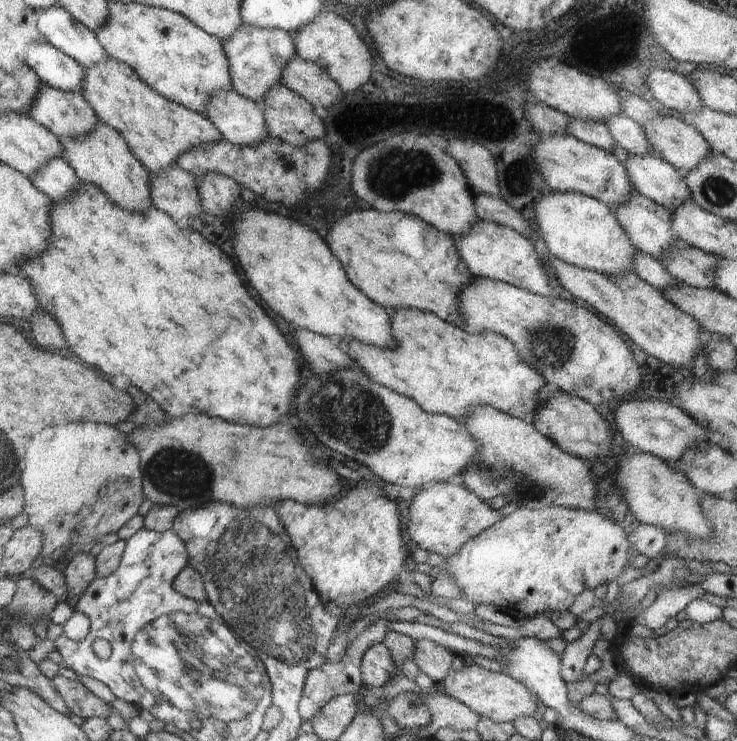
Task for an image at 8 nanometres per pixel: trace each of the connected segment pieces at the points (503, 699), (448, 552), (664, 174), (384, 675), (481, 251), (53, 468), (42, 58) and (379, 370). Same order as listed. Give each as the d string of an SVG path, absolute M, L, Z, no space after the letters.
M465 664L458 671L451 670L439 684L451 698L466 704L480 717L487 717L496 723L509 723L516 717L532 716L535 705L541 703L535 694L507 675L473 664Z
M459 481L432 483L413 498L408 510L408 535L422 549L449 557L496 523L501 516Z
M628 154L625 162L621 164L629 182L632 183L633 190L655 204L663 205L669 210L682 202L691 201L684 180L679 180L677 169L658 155Z
M375 643L362 658L362 675L365 684L375 687L385 686L398 676L398 668L389 647Z
M477 220L472 229L464 235L454 237L459 256L465 261L474 277L501 281L538 295L549 297L567 297L556 285L545 264L537 260L529 242L515 234L513 229L501 226L493 221Z
M79 422L79 424L67 424L67 426L49 426L45 428L43 432L39 432L37 436L33 436L31 440L31 446L29 446L29 452L27 452L27 468L23 472L23 488L25 497L24 514L28 516L28 522L26 526L31 525L35 530L39 531L44 538L44 549L42 552L43 557L57 557L57 554L65 549L71 548L77 551L85 542L93 540L97 543L103 536L107 534L117 534L118 530L121 530L131 518L133 518L137 512L139 512L139 506L143 502L143 498L147 497L143 488L143 473L144 470L141 466L140 452L128 441L128 434L120 432L117 428L109 426L108 424L93 424L93 422Z
M51 41L33 42L26 52L26 64L40 76L43 83L62 91L82 94L84 68Z
M401 308L387 312L396 340L393 348L365 344L357 339L338 341L372 381L415 399L427 412L449 415L457 420L470 416L475 404L489 404L525 422L535 420L536 392L547 384L519 360L512 343L505 337L493 331L469 334L421 309Z

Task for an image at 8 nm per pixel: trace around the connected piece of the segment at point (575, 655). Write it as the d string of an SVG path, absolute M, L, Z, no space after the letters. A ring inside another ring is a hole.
M601 618L590 624L576 640L565 643L560 652L560 675L564 682L575 682L582 677L581 670L588 655L593 652L593 643L599 634Z

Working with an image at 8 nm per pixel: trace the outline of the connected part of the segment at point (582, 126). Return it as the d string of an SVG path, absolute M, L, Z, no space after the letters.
M569 117L564 132L574 139L580 140L589 146L600 148L609 152L614 140L609 136L608 130L599 122Z

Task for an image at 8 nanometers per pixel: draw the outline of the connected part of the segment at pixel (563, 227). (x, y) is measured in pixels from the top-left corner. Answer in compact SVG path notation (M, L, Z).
M549 191L547 194L541 195L539 200L534 198L530 200L534 202L531 207L531 214L533 214L537 224L536 230L539 233L539 240L545 244L545 248L548 250L547 254L553 255L567 264L606 275L632 271L630 256L633 251L637 250L624 235L622 228L614 219L612 210L607 205L575 191Z

